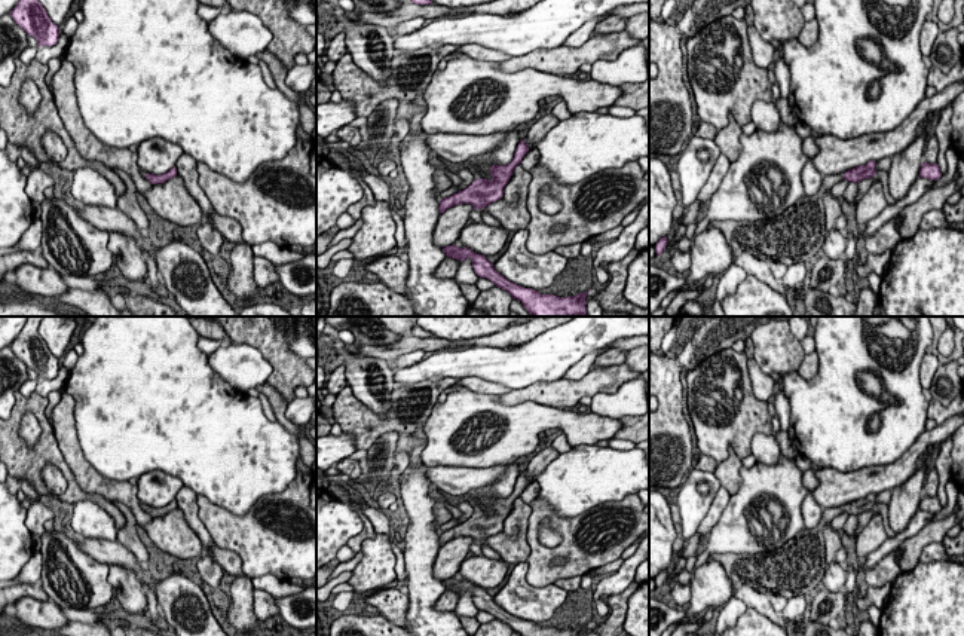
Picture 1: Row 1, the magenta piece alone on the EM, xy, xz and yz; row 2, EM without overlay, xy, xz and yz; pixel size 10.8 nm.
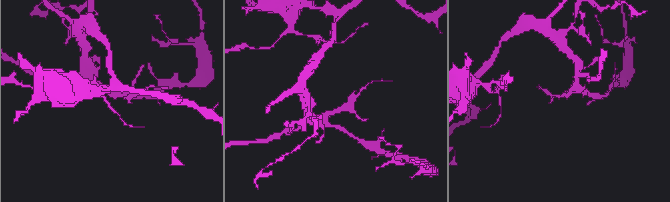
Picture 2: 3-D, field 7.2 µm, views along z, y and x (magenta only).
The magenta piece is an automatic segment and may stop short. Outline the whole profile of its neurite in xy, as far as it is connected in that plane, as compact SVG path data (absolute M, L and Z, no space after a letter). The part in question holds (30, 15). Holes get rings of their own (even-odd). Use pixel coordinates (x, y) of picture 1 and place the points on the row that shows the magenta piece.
M19 0L10 10L10 16L28 36L37 40L37 48L56 45L59 28L39 0Z

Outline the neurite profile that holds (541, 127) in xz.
M545 114L538 119L529 129L526 144L529 150L536 149L538 143L553 129L560 120L553 114Z

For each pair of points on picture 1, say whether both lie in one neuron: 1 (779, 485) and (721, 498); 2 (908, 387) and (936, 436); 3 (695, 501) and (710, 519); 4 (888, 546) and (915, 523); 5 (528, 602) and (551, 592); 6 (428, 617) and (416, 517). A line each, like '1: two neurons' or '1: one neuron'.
1: two neurons
2: two neurons
3: two neurons
4: one neuron
5: one neuron
6: one neuron

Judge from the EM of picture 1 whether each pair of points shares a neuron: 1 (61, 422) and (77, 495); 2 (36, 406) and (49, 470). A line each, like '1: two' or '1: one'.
1: two
2: two

